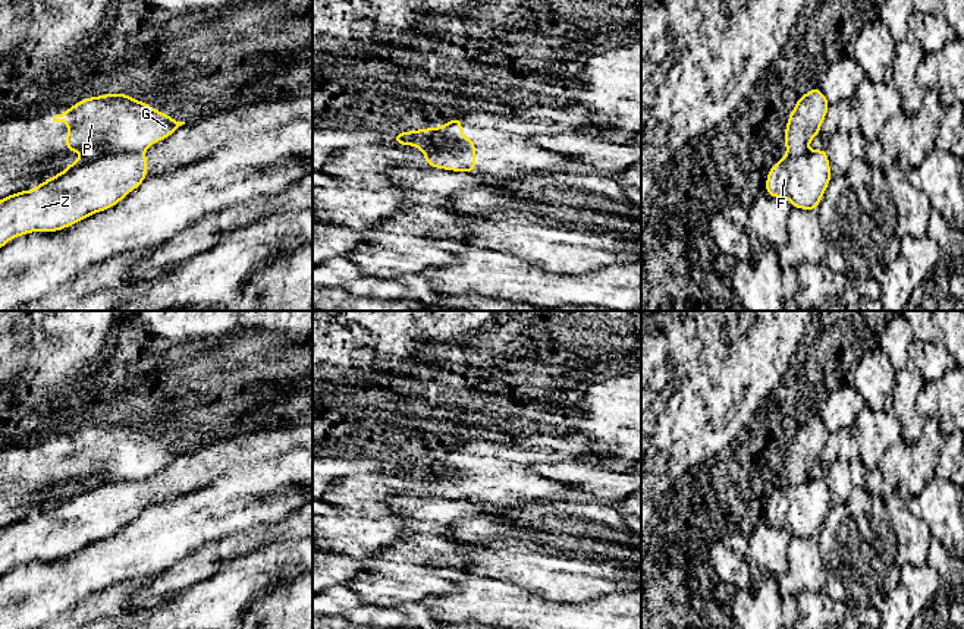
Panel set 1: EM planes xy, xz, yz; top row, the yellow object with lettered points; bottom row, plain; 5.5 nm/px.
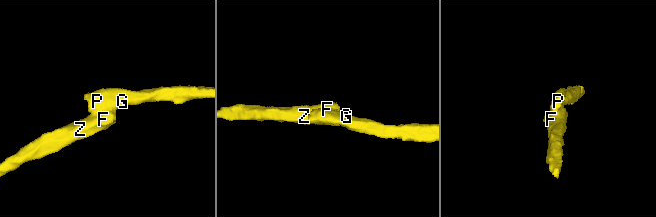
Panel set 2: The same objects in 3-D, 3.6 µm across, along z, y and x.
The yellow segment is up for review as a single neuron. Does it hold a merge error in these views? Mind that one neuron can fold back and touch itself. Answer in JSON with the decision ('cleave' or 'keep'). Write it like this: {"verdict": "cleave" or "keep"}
{"verdict": "cleave"}

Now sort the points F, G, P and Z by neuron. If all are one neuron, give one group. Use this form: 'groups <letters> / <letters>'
groups F Z / G P

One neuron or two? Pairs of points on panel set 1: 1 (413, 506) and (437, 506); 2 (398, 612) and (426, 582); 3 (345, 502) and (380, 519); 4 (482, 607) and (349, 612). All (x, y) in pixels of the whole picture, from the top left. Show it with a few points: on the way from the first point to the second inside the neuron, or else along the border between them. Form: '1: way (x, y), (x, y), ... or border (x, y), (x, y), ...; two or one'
1: way (418, 506), (432, 506); one
2: border (418, 601), (388, 606); two
3: border (329, 503), (338, 508), (385, 509), (391, 512); two
4: border (418, 603), (432, 613); two

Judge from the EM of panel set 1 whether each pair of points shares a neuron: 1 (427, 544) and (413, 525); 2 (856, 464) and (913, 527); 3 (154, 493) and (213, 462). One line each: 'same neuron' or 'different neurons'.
1: same neuron
2: different neurons
3: same neuron

